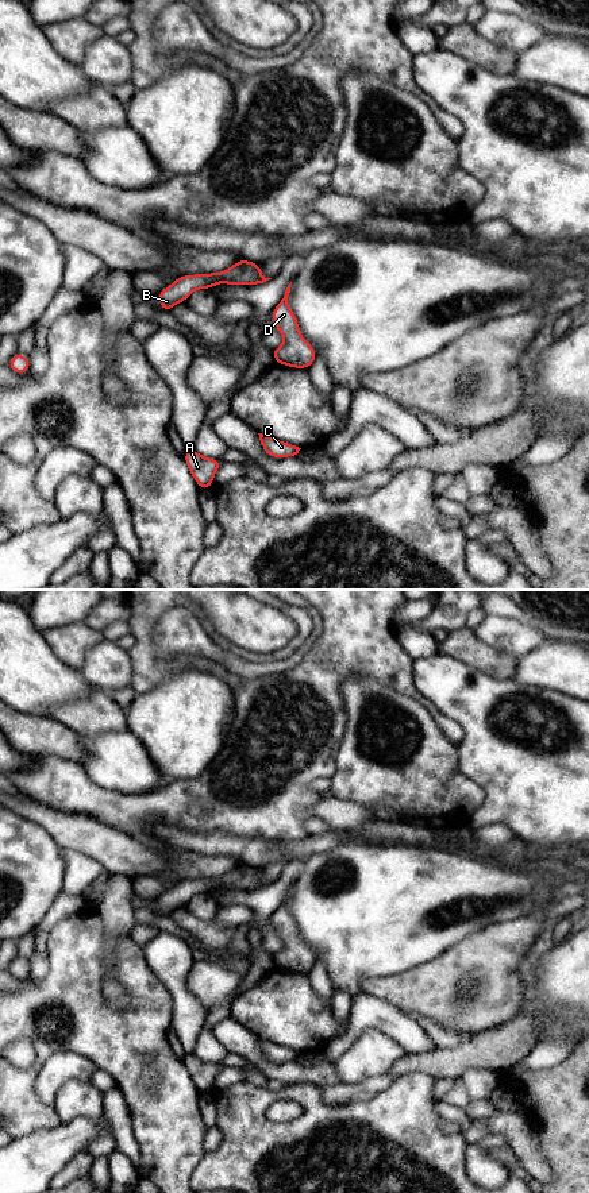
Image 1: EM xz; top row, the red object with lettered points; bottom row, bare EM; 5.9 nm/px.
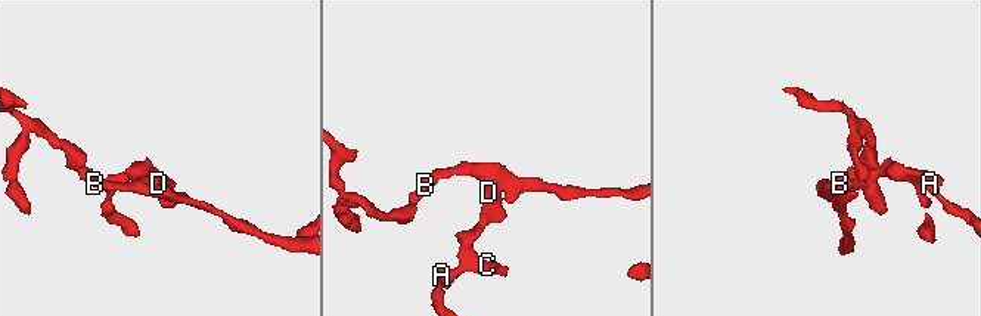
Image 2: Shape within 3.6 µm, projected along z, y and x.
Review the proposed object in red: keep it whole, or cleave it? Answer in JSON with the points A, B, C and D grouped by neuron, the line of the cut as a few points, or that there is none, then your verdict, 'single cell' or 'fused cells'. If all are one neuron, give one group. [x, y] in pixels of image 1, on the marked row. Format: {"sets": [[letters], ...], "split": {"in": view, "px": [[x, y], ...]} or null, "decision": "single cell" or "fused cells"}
{"sets": [["A", "B", "C", "D"]], "split": null, "decision": "single cell"}

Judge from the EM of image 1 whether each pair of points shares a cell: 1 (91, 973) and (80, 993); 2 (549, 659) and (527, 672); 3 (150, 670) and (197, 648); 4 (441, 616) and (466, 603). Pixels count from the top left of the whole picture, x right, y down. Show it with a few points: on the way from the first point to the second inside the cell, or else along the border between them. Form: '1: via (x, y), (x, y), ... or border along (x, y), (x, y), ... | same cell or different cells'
1: via (85, 979), (80, 988) | same cell
2: via (543, 664), (532, 668) | same cell
3: border along (156, 643), (164, 656), (196, 657) | different cells
4: via (447, 613), (459, 603) | same cell

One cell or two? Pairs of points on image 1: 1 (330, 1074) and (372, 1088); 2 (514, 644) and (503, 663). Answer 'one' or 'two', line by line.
1: two
2: two

